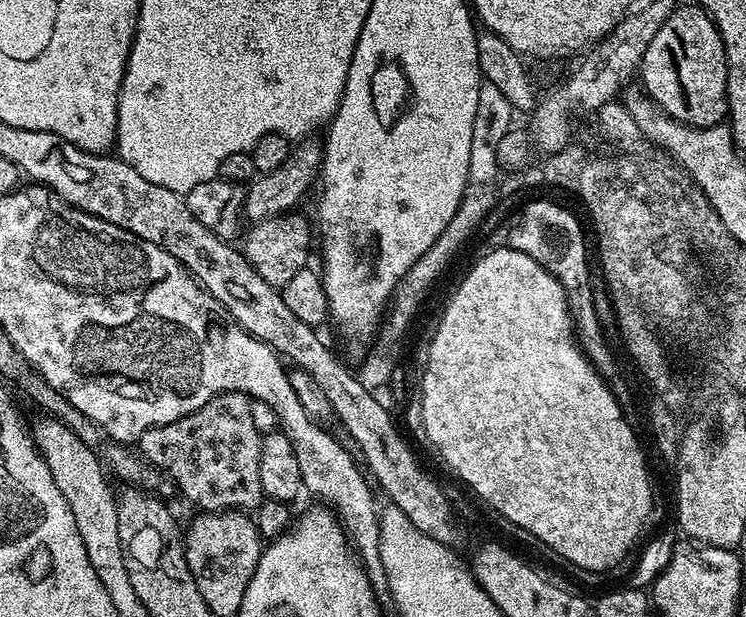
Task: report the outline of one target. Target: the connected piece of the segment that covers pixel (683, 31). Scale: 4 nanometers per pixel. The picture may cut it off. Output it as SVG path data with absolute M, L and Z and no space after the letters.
M692 4L685 8L675 7L662 22L653 41L648 44L638 76L644 79L643 91L648 99L653 100L667 116L673 116L678 122L689 124L691 128L709 128L715 124L724 124L728 114L728 67L718 26L703 8Z

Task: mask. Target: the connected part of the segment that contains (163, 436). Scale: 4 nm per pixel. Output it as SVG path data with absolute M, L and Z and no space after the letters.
M220 392L217 396L212 396L210 402L206 402L206 406L202 406L198 410L194 410L190 414L186 414L182 418L178 418L174 422L164 424L161 428L151 428L146 430L138 437L138 445L140 444L139 455L153 468L161 468L174 483L180 487L180 492L192 504L197 504L198 509L205 513L227 512L229 510L256 510L260 507L261 500L265 499L262 490L262 482L260 481L260 441L262 434L254 426L253 415L250 414L251 399L242 392Z

